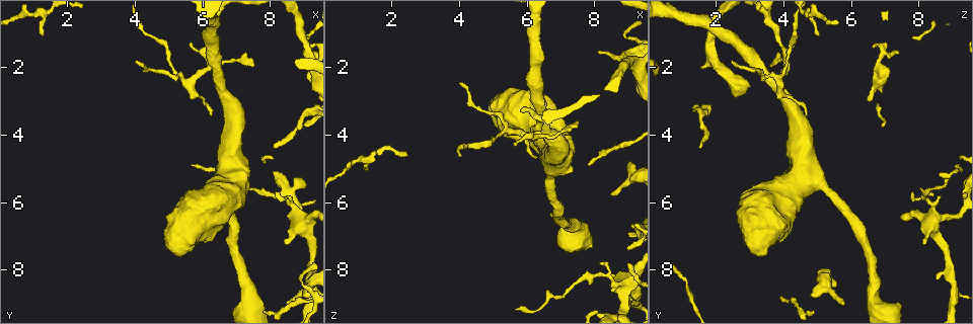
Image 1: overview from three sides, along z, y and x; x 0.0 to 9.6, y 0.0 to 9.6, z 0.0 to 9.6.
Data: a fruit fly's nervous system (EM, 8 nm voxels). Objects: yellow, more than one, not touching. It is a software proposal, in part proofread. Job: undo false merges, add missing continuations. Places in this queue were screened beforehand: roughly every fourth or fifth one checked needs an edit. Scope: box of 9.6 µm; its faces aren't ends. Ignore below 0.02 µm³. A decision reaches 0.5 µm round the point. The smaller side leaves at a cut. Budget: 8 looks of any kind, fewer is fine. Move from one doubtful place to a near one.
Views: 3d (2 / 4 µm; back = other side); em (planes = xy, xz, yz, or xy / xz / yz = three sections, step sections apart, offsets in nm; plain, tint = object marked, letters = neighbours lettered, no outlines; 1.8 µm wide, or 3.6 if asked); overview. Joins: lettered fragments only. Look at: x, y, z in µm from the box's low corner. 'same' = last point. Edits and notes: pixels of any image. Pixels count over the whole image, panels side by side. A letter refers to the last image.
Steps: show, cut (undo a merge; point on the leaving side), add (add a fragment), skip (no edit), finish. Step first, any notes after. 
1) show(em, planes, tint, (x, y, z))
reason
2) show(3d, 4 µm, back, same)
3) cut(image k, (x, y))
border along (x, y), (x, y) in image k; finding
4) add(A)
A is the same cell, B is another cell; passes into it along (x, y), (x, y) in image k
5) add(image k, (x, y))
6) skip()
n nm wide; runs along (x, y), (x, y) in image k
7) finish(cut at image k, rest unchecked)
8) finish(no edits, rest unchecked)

show(3d, 4 µm, (8.95, 8.70, 4.95))
an open end

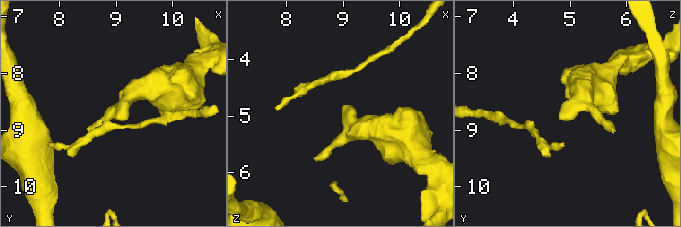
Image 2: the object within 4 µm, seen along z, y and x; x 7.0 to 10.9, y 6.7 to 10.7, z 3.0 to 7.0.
show(em, xz, step 4, letters, (8.95, 8.80, 4.90))
now the EM

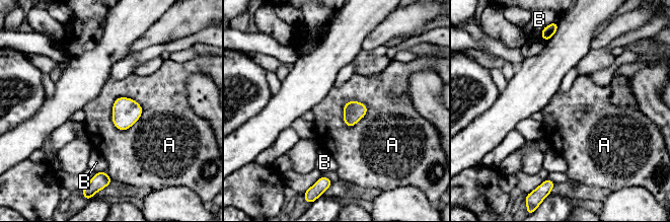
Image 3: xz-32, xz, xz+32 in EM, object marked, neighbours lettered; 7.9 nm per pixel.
show(em, planes, letters, same)
another direction

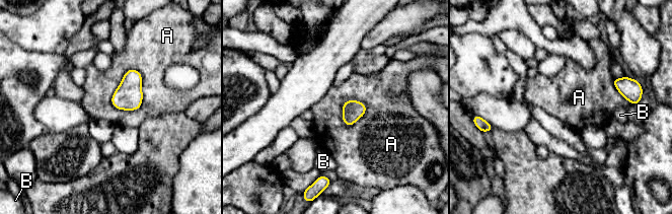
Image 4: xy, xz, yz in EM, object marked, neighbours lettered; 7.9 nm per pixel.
skip()
A and B are other cells; none of them fits

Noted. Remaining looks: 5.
show(em, xz, step 8, plain, (8.40, 7.20, 8.10))
free end

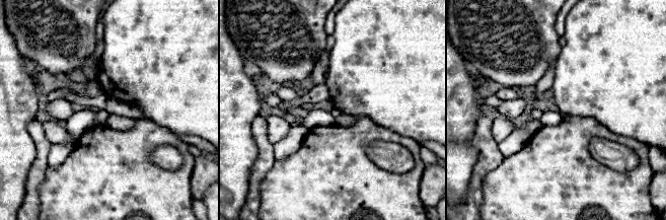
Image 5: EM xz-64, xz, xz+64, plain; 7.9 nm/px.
show(em, xz, step 8, letters, same)

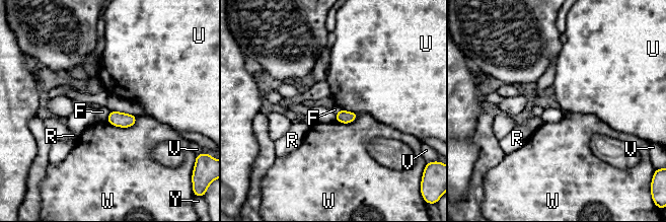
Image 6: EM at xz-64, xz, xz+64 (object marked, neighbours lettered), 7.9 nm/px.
skip()
F, R, U, V, W and Y are other cells; none of them fits

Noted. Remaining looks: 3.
show(3d, 4 µm, (9.00, 1.55, 7.35))

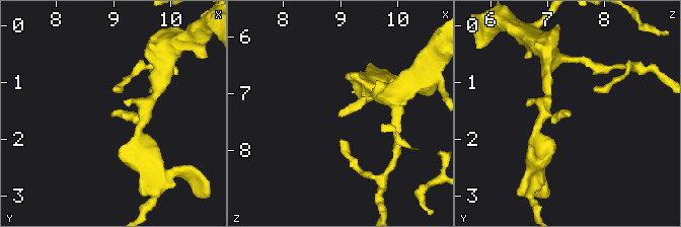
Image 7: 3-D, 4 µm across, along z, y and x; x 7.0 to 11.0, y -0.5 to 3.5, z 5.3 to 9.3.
show(em, yz, step 4, tint, (8.95, 1.60, 7.35))
now the EM

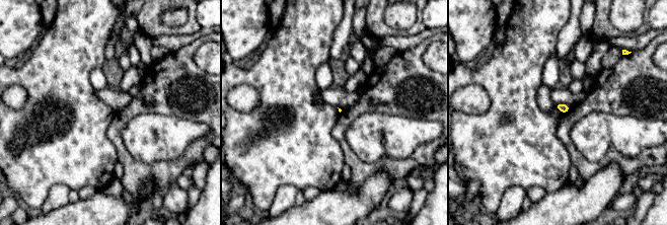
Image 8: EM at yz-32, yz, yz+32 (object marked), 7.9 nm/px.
show(em, planes, letters, same)
another direction

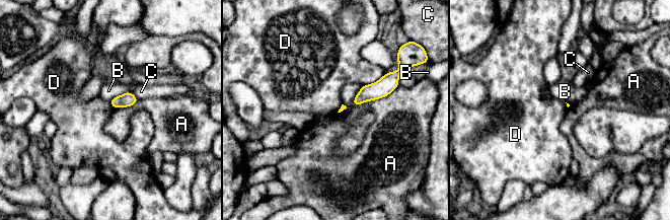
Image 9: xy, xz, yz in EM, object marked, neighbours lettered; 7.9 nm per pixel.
skip()
A, B, C and D are other cells; border along (385, 72), (377, 80), (362, 85) in image 9; no lettered fragment goes on from it

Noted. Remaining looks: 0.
finish(no edits, rest unchecked)

